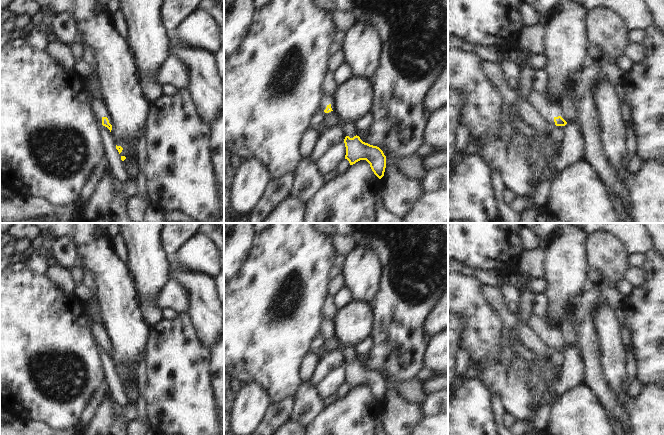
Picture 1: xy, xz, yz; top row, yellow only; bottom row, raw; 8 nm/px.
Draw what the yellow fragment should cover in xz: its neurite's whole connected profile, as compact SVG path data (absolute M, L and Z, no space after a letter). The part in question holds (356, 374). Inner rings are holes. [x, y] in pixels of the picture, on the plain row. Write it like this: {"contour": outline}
{"contour": "M357 359L353 362L346 360L344 367L346 371L345 383L349 385L350 389L360 384L366 384L379 403L384 400L386 380L379 371L363 366Z"}

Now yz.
{"contour": "M532 313L527 324L542 339L553 341L556 350L565 350L567 348L561 341L562 334L560 328L552 326L534 313Z"}

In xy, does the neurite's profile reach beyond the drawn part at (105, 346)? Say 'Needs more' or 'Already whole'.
Needs more

